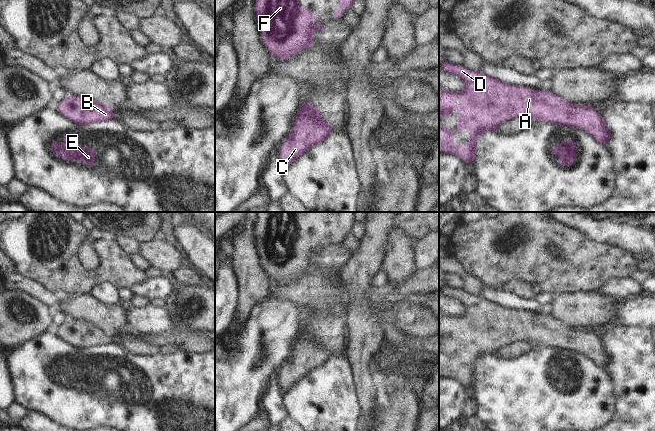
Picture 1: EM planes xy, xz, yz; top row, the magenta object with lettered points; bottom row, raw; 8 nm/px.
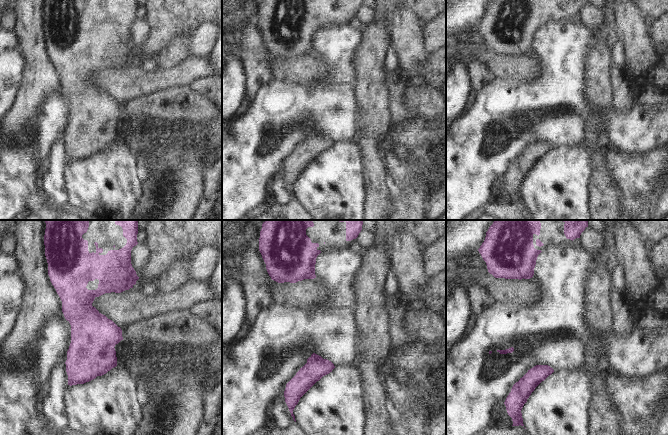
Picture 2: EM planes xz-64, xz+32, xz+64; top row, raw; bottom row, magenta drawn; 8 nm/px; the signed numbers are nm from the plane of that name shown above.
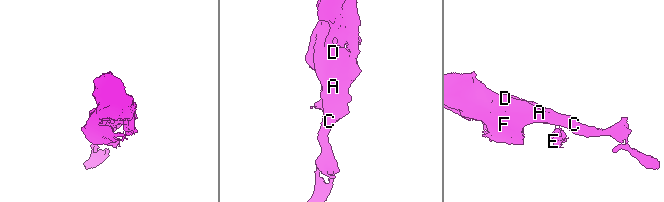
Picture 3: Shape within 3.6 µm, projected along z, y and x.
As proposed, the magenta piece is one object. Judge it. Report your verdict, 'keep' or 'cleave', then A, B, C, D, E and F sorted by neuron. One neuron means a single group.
cleave; A B C D F / E

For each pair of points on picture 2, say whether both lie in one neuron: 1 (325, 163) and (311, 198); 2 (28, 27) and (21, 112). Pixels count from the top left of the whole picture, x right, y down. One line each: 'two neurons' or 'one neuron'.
1: one neuron
2: one neuron

